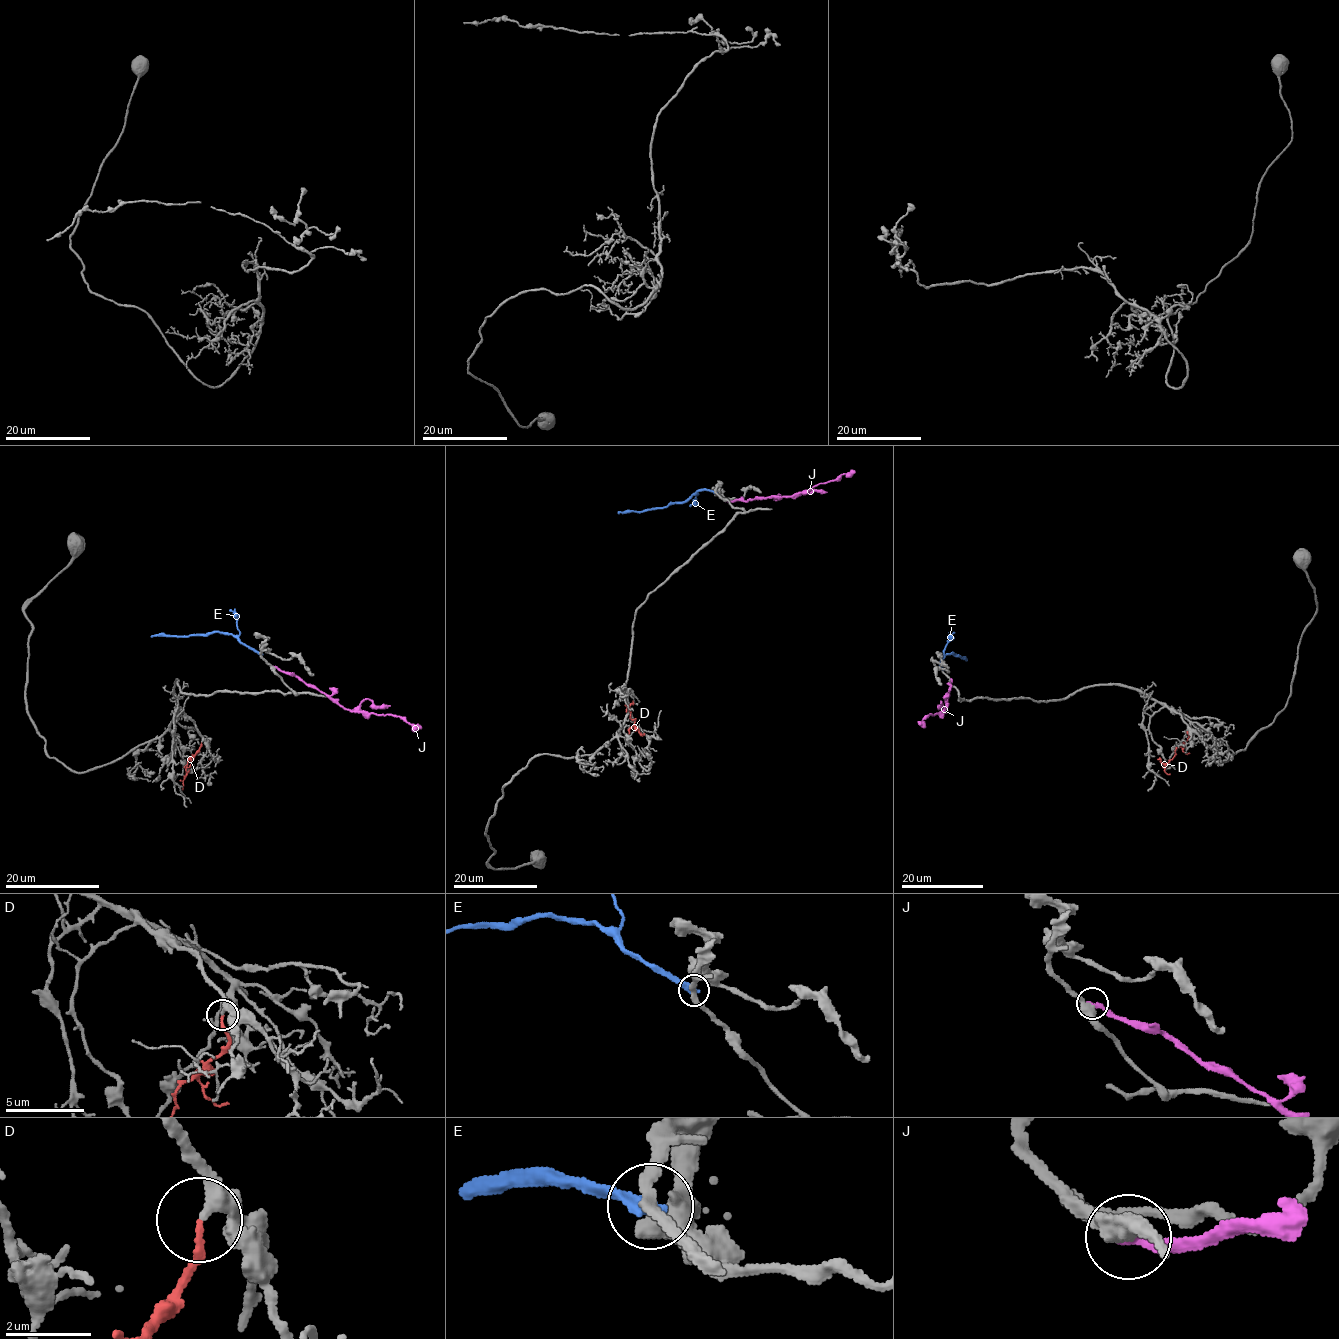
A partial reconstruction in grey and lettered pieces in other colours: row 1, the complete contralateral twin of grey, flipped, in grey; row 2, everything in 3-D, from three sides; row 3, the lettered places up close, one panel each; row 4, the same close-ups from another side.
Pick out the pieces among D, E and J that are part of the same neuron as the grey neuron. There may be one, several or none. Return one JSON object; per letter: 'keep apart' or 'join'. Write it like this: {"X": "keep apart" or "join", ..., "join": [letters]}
{"D": "join", "E": "keep apart", "J": "keep apart", "join": ["D"]}

